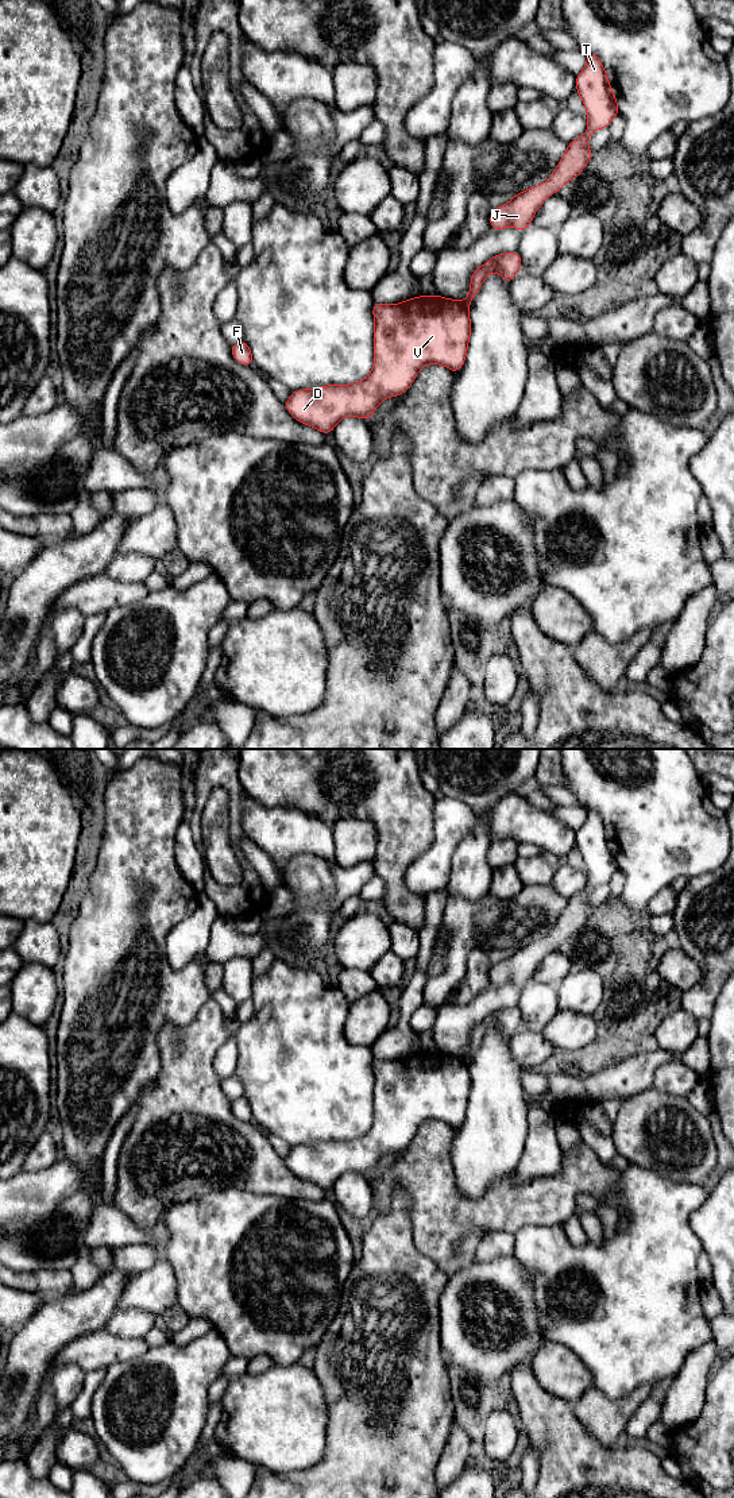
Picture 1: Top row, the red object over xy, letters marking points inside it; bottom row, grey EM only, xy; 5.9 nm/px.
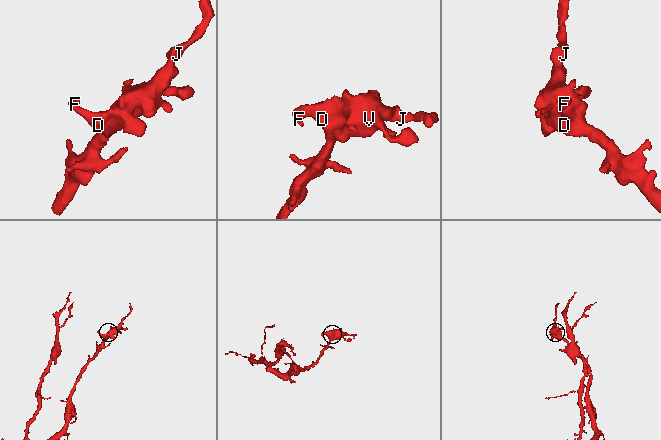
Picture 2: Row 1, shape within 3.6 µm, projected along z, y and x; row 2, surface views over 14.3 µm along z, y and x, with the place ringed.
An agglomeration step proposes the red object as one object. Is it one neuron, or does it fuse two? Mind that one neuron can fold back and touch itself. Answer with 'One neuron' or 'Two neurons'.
One neuron

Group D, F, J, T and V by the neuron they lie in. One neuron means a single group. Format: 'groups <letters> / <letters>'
groups D F J T V

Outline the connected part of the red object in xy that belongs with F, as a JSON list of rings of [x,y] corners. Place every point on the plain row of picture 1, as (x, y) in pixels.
[[[243,1096],[237,1100],[231,1101],[231,1109],[236,1117],[243,1121],[254,1121],[252,1108],[248,1100]]]

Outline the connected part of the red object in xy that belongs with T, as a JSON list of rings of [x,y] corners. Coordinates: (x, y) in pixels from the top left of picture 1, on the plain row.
[[[592,808],[586,810],[587,818],[576,831],[576,848],[586,862],[587,887],[568,899],[567,907],[546,938],[515,950],[509,958],[491,966],[492,985],[511,982],[525,987],[544,957],[584,926],[594,910],[588,904],[591,889],[609,884],[611,876],[619,870],[617,853],[599,812]]]

